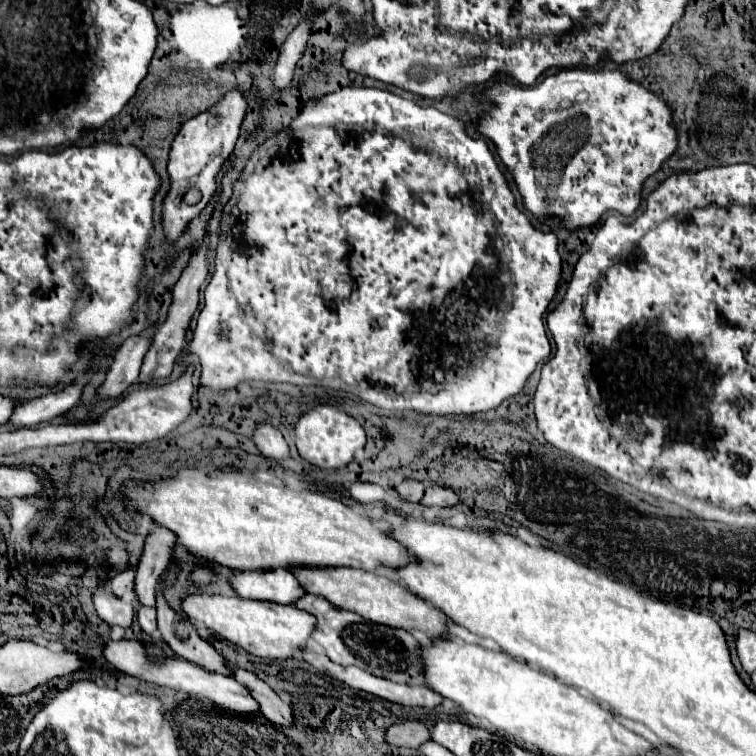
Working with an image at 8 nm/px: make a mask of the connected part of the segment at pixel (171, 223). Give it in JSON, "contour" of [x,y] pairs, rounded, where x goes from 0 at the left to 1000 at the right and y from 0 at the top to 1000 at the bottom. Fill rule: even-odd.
{"contour":[[[313,119],[300,122],[292,138],[287,138],[287,140],[276,143],[274,148],[263,151],[261,156],[253,156],[250,161],[245,161],[239,175],[229,185],[224,217],[221,217],[224,235],[226,235],[226,254],[216,270],[218,310],[226,320],[231,320],[242,310],[242,299],[247,299],[247,294],[253,288],[261,288],[274,275],[279,257],[284,257],[284,235],[292,228],[298,209],[303,209],[308,201],[311,185],[316,180],[316,167],[324,153],[324,143],[327,143],[327,138]],[[253,249],[261,249],[269,257],[269,262],[255,272],[250,272],[242,265]]]}

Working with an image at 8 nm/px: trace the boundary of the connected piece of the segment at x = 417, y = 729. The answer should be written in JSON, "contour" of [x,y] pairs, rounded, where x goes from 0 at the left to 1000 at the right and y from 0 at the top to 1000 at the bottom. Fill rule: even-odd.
{"contour":[[[538,952],[530,958],[522,958],[517,963],[512,963],[509,979],[517,987],[525,989],[554,989],[560,981],[565,981],[570,976],[565,960],[554,952]]]}

